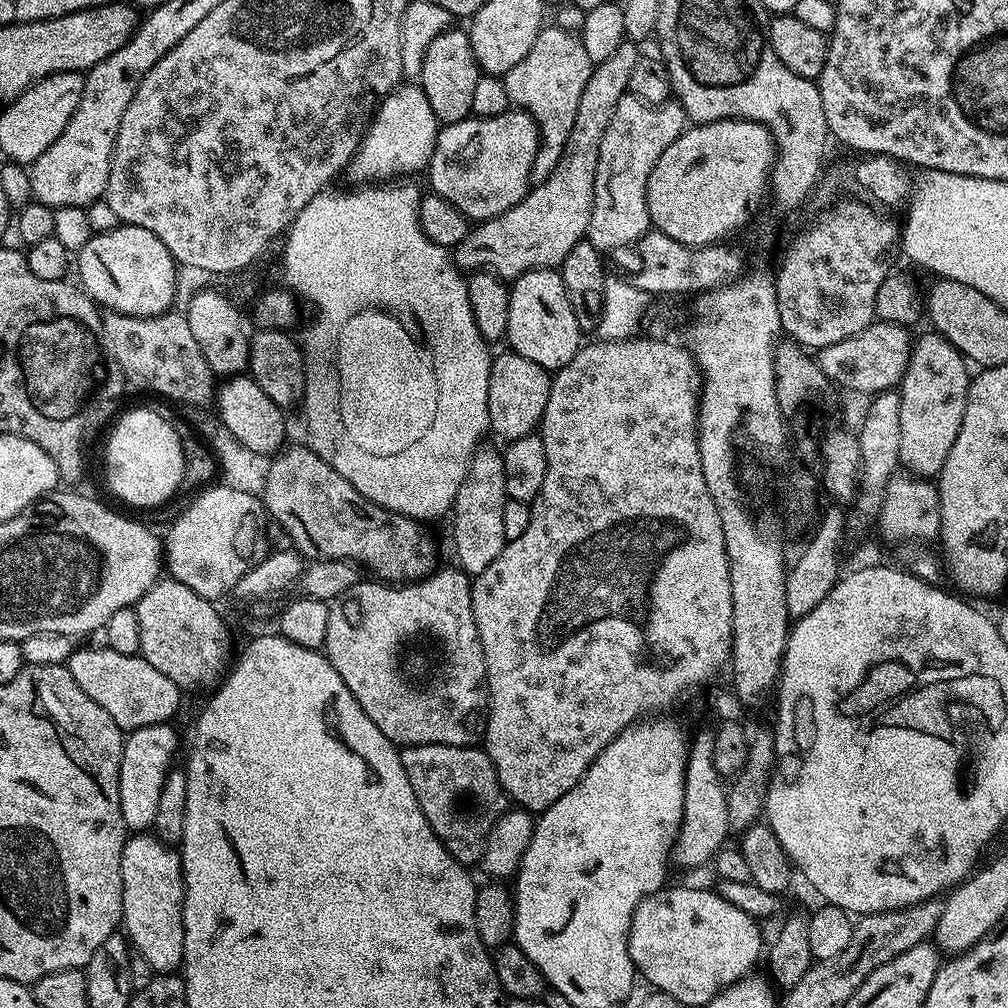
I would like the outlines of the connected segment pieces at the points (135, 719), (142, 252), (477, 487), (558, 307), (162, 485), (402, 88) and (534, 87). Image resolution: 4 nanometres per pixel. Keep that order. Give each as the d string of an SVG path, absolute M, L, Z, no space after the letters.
M101 646L101 648L77 647L66 667L70 670L74 682L78 682L78 686L82 686L82 690L86 694L90 694L90 698L94 698L94 702L98 702L98 706L102 706L102 710L106 710L106 714L110 714L110 718L114 718L116 725L125 733L138 730L142 726L169 723L173 719L171 716L180 708L182 689L174 682L170 682L170 678L166 678L166 674L154 670L154 666L150 666L150 662L146 662L139 654L135 656L118 654L118 650L107 646Z
M120 224L109 232L97 231L75 257L74 268L80 271L79 287L101 309L127 316L157 316L169 311L176 300L178 265L170 250L142 226Z
M481 446L470 460L468 473L456 495L456 503L452 505L452 540L456 543L456 560L469 577L476 577L502 554L506 543L502 534L502 510L506 510L506 470L504 469L504 453L498 447Z
M539 268L524 272L511 281L506 344L511 351L522 354L522 358L530 358L530 362L538 362L538 366L549 370L566 366L566 362L578 354L582 346L582 333L559 271Z
M136 408L122 416L111 425L112 433L110 428L108 445L104 448L104 476L108 479L108 488L118 499L136 508L156 508L182 488L181 433L176 432L166 417L148 408Z
M401 82L377 103L372 113L372 123L368 125L358 150L353 154L352 161L348 163L346 176L349 176L356 186L368 186L373 182L392 182L397 178L408 178L411 172L423 173L432 161L432 151L436 145L438 121L434 110L430 110L430 98L420 89L419 83Z
M545 26L540 29L534 46L530 46L530 54L502 77L509 105L531 114L540 127L538 154L534 154L534 166L530 166L530 185L546 182L546 178L554 174L554 166L558 166L566 150L566 138L570 138L570 130L574 130L574 114L578 114L578 102L582 102L582 90L586 90L586 82L590 82L593 67L590 54L586 54L586 46L582 46L577 33Z

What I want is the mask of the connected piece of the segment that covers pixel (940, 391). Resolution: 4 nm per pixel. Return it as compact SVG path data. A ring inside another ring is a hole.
M931 335L915 337L908 369L898 385L902 425L898 454L900 464L916 478L939 477L968 405L969 365L945 336Z

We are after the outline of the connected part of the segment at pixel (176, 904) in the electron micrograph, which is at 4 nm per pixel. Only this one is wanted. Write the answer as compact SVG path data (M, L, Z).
M147 831L129 835L122 850L122 921L123 931L135 955L150 962L153 973L172 974L184 962L184 871L175 847L163 844Z

